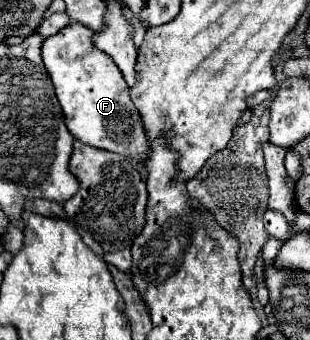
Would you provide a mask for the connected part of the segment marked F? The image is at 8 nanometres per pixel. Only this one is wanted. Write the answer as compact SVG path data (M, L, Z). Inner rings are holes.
M71 23L43 43L43 63L55 85L65 125L75 139L91 147L119 153L131 163L141 165L149 159L151 151L141 115L129 99L129 87L123 75L119 75L115 63L91 43L91 35L93 31L89 27Z

